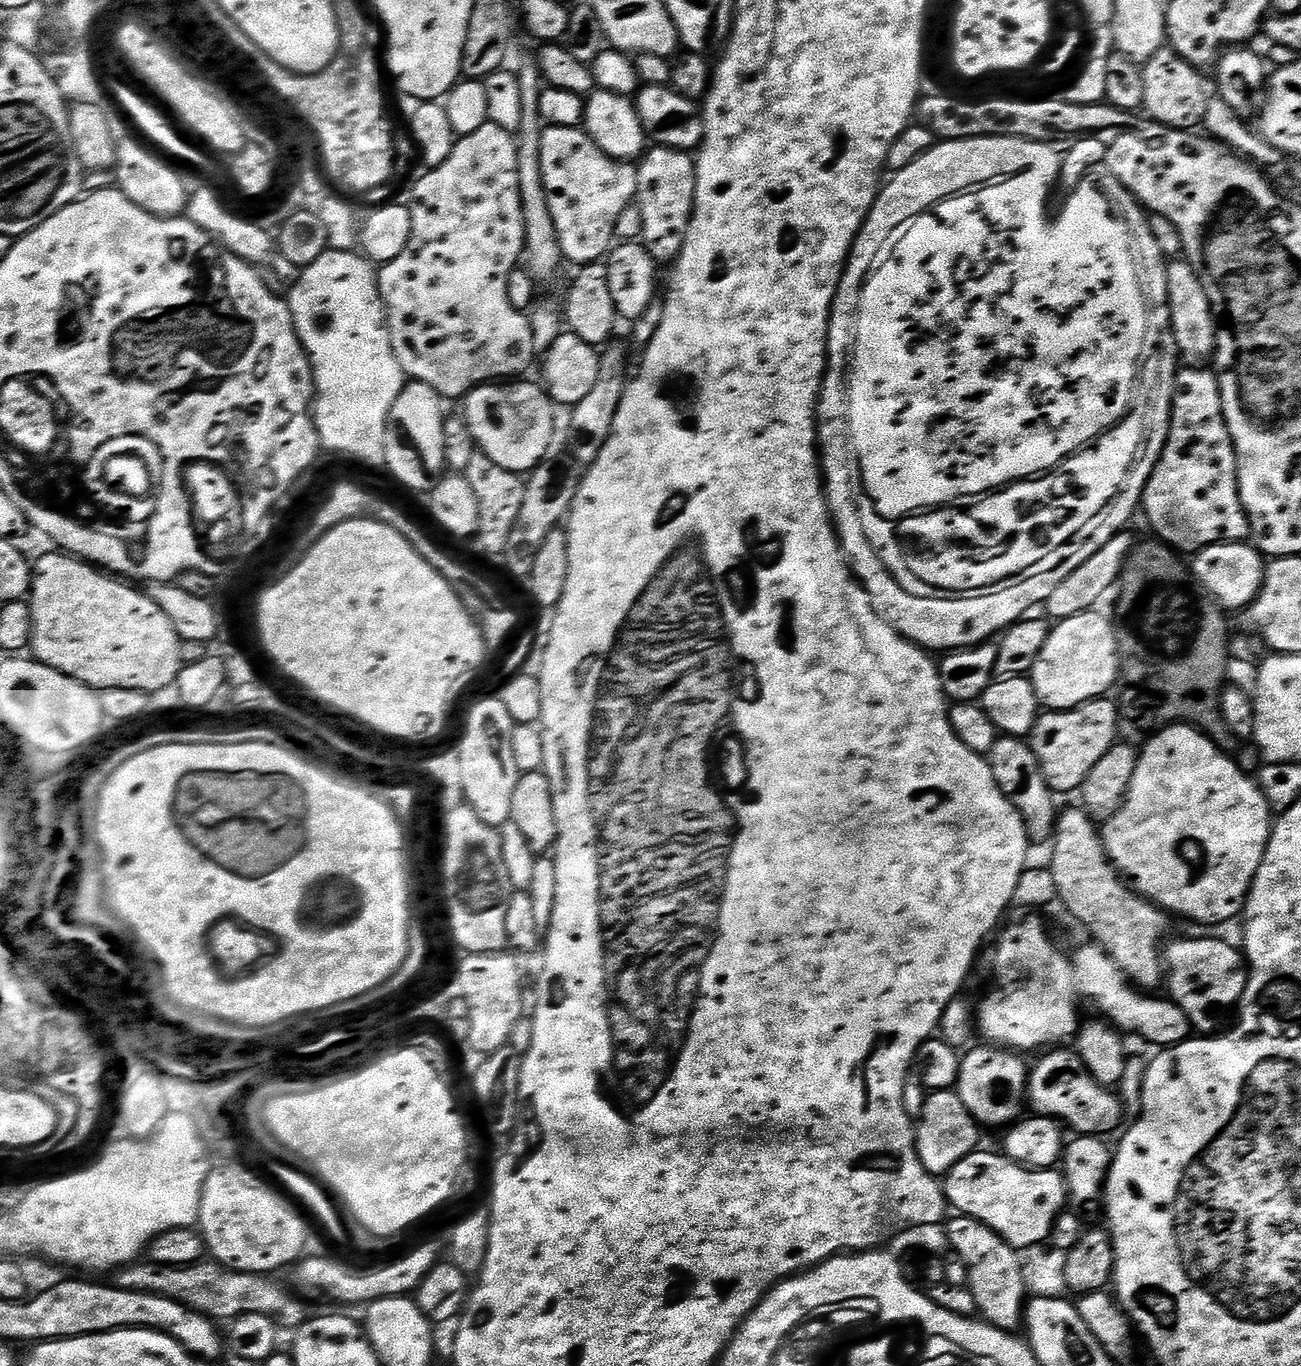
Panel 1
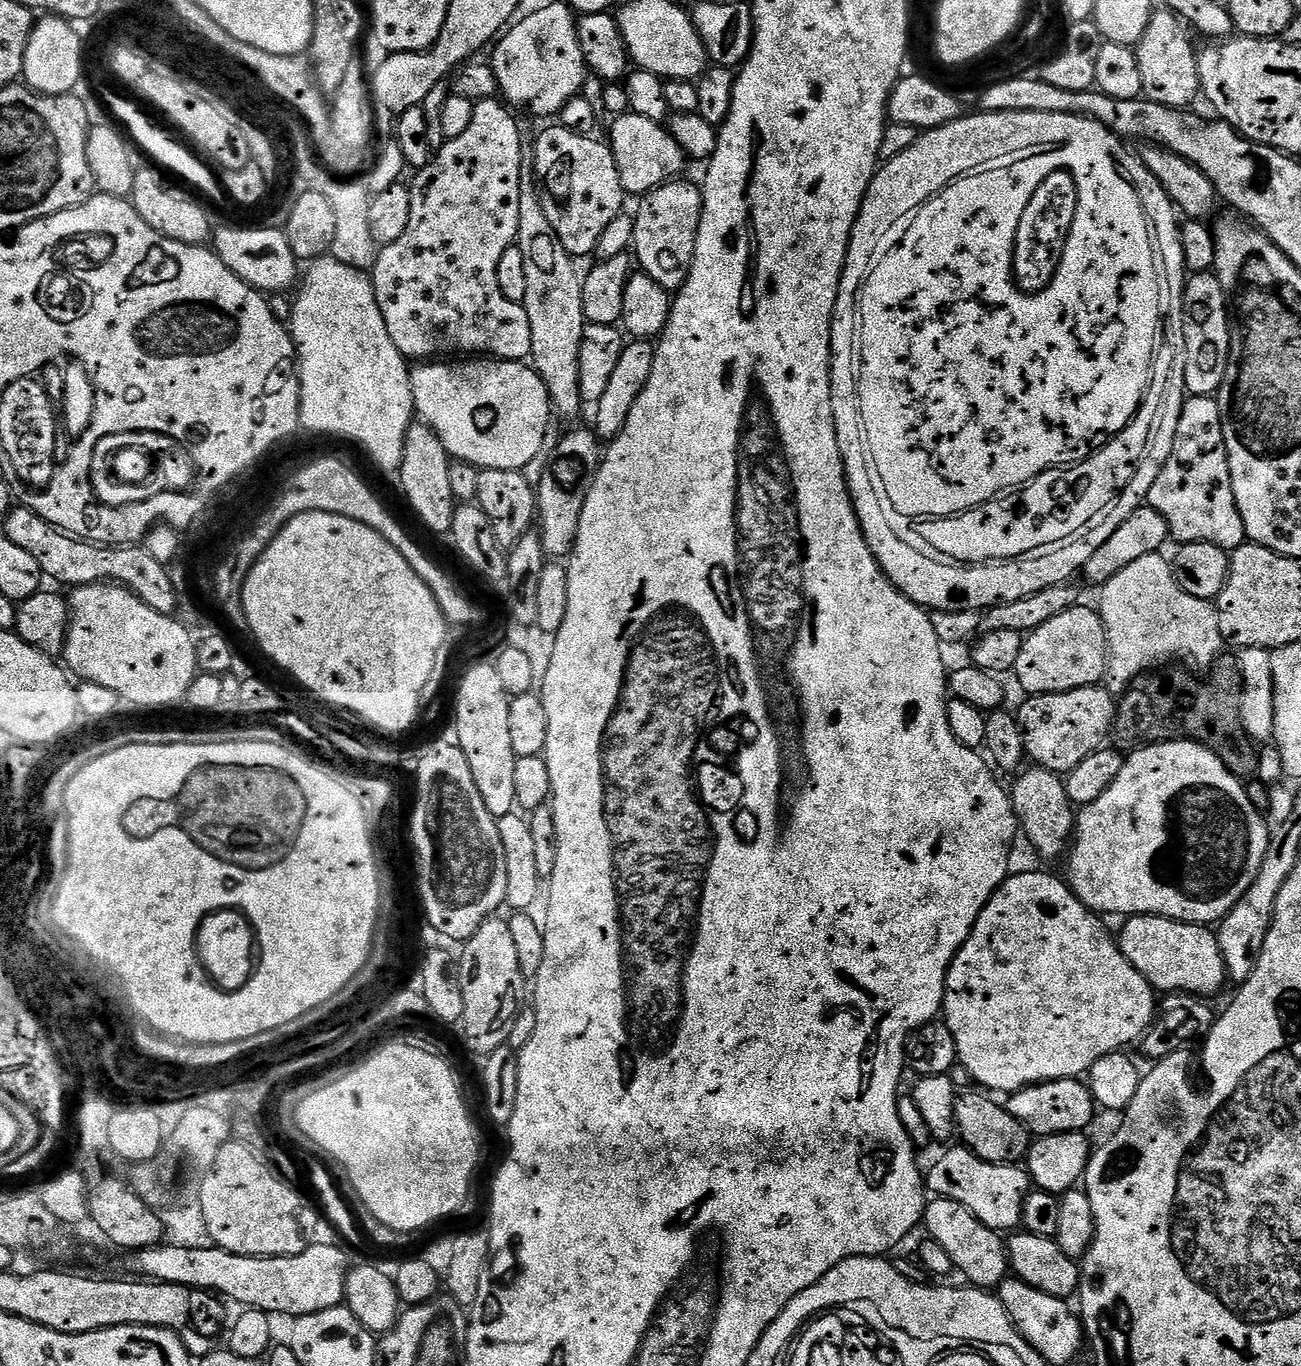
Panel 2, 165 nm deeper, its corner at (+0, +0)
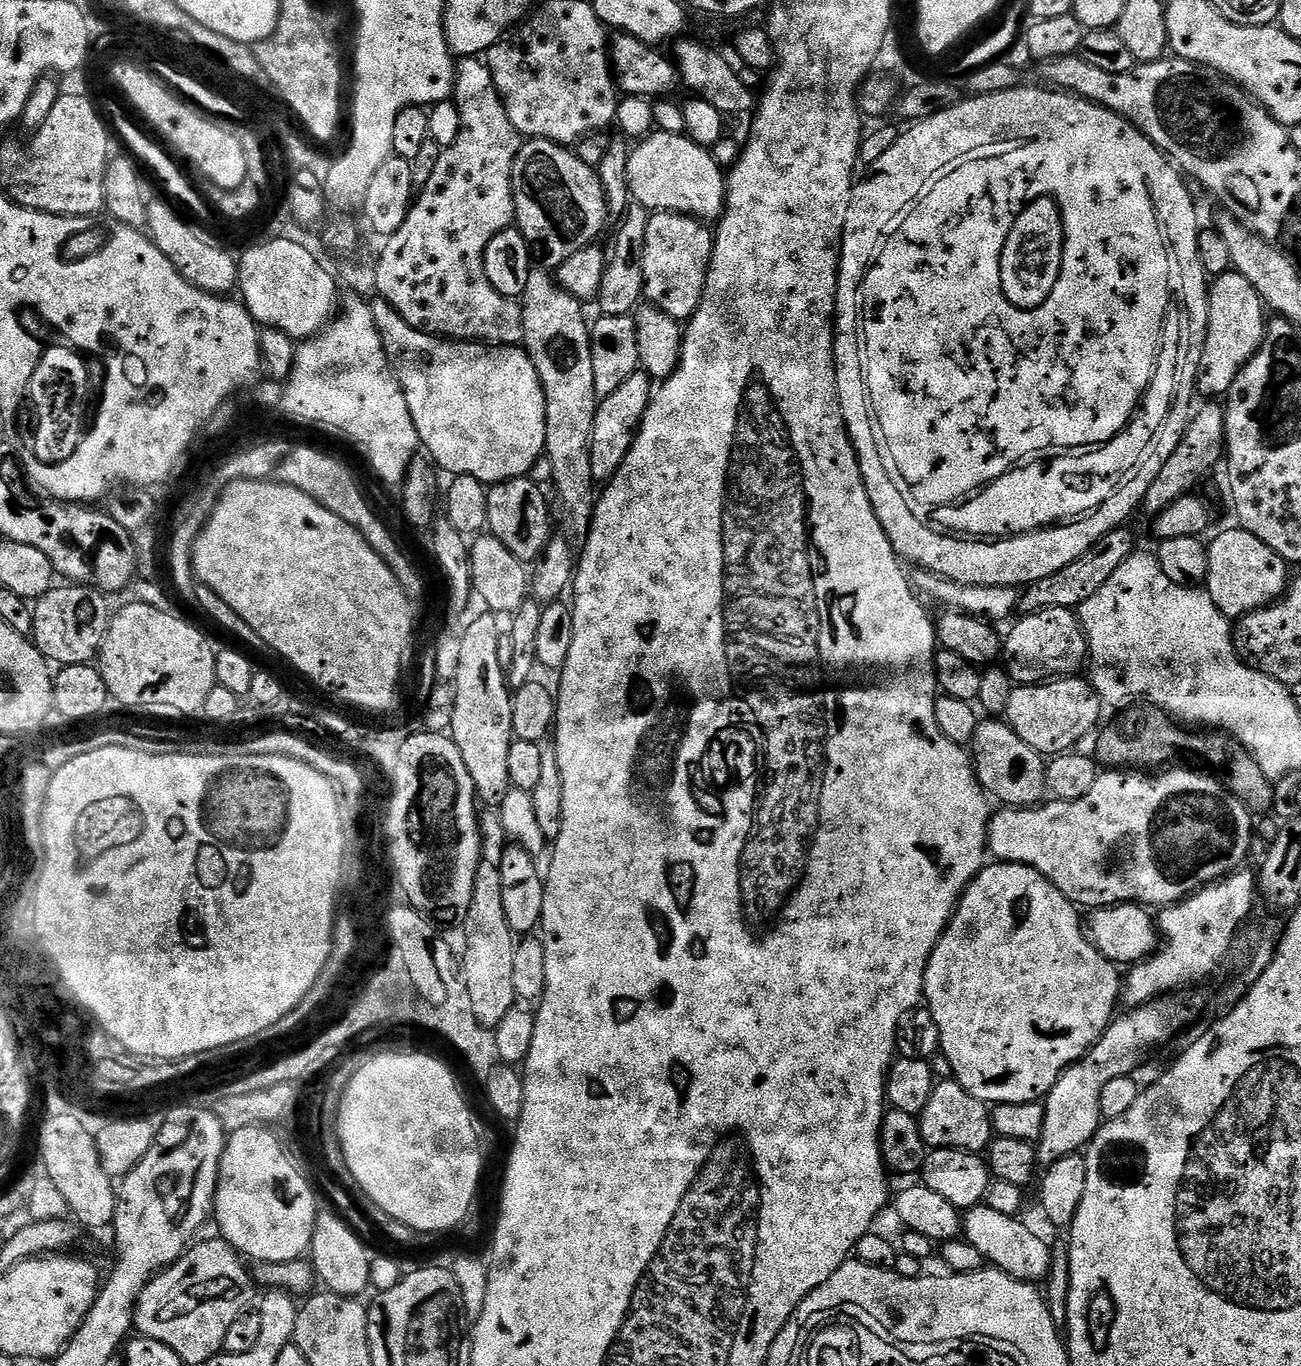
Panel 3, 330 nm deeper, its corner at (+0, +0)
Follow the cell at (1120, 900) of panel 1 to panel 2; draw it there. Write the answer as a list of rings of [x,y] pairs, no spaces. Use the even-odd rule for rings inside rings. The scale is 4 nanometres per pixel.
[[[1028,766],[1010,784],[1012,805],[1016,811],[1019,831],[1032,843],[1032,848],[1044,860],[1056,860],[1069,851],[1076,830],[1077,809],[1066,794],[1063,779],[1057,773],[1039,766]]]

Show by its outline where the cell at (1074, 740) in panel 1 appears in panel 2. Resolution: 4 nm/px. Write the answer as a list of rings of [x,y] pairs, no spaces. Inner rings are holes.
[[[1093,686],[1045,696],[1028,696],[1018,711],[1024,731],[1024,751],[1033,765],[1057,774],[1074,770],[1090,754],[1105,747],[1112,725],[1116,722],[1117,701],[1107,687]]]

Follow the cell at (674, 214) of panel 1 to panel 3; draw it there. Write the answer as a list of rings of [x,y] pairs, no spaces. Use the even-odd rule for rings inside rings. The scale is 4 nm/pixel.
[[[652,212],[646,226],[646,250],[642,258],[644,300],[670,318],[687,322],[698,310],[706,290],[712,261],[714,232],[705,221],[680,212]]]

